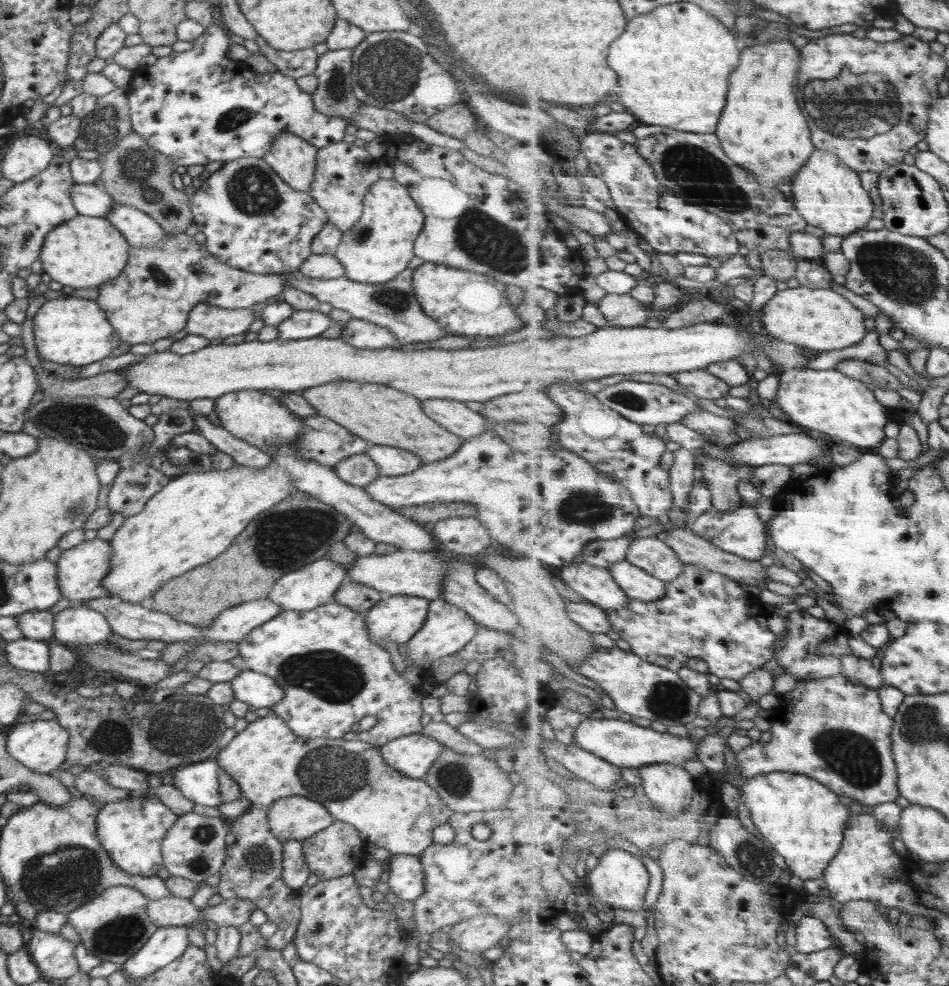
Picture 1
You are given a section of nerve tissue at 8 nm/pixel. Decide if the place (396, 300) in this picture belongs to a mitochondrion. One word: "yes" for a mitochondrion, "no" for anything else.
yes

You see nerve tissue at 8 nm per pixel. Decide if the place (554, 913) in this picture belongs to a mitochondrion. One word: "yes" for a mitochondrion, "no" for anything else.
no

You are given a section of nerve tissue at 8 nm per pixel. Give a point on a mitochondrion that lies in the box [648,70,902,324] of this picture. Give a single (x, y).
(696, 170)

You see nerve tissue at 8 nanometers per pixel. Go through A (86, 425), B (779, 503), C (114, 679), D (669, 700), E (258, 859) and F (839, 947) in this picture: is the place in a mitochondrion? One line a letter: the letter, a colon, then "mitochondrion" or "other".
A: mitochondrion
B: other
C: other
D: mitochondrion
E: mitochondrion
F: other

